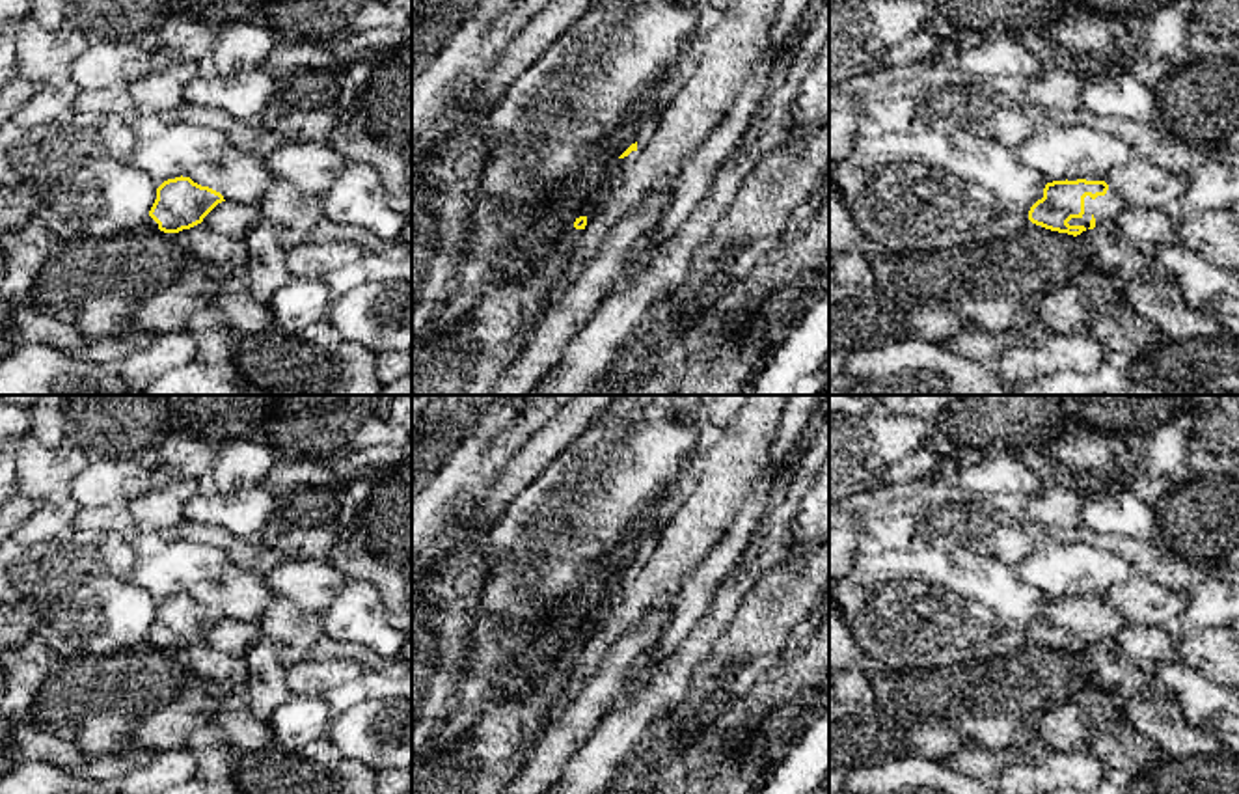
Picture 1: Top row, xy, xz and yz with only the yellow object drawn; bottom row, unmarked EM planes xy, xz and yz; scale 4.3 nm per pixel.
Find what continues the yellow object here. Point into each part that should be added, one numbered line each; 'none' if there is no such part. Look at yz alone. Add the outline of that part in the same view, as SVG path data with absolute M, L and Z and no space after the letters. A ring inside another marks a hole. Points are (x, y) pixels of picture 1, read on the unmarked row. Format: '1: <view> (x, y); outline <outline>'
1: yz (1105, 627); outline M1109 606L1105 613L1092 617L1084 615L1084 632L1081 636L1071 636L1069 643L1090 645L1090 637L1096 637L1096 645L1110 645L1112 639L1127 626L1125 617L1114 606Z

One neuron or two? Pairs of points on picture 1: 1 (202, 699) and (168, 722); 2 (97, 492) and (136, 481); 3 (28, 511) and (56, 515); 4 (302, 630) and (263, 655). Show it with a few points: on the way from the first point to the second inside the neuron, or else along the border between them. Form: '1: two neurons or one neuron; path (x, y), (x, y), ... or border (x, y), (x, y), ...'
1: one neuron; path (194, 707), (176, 722)
2: one neuron; path (107, 483), (127, 481)
3: one neuron; path (36, 511), (49, 513)
4: two neurons; border (263, 638), (285, 668)

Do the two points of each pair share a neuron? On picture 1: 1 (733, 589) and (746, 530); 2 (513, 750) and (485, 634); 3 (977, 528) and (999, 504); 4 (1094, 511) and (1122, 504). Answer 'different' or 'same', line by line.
1: different
2: different
3: different
4: same

